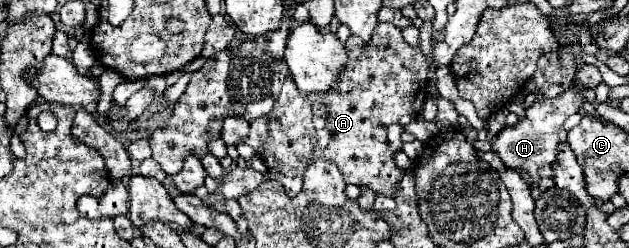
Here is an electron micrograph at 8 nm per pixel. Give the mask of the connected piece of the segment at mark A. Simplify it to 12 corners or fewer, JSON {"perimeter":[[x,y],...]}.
{"perimeter":[[380,23],[334,89],[286,79],[246,143],[288,197],[316,159],[394,197],[386,129],[420,117],[432,67]]}

